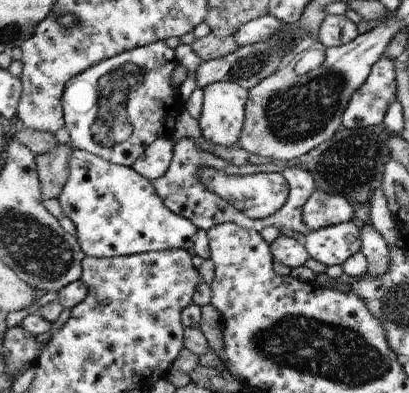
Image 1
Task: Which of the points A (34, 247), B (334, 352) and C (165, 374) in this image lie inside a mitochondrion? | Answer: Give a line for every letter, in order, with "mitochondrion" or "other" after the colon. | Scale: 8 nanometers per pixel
A: mitochondrion
B: mitochondrion
C: other

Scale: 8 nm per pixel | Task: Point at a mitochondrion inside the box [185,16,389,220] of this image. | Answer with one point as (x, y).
(303, 109)

